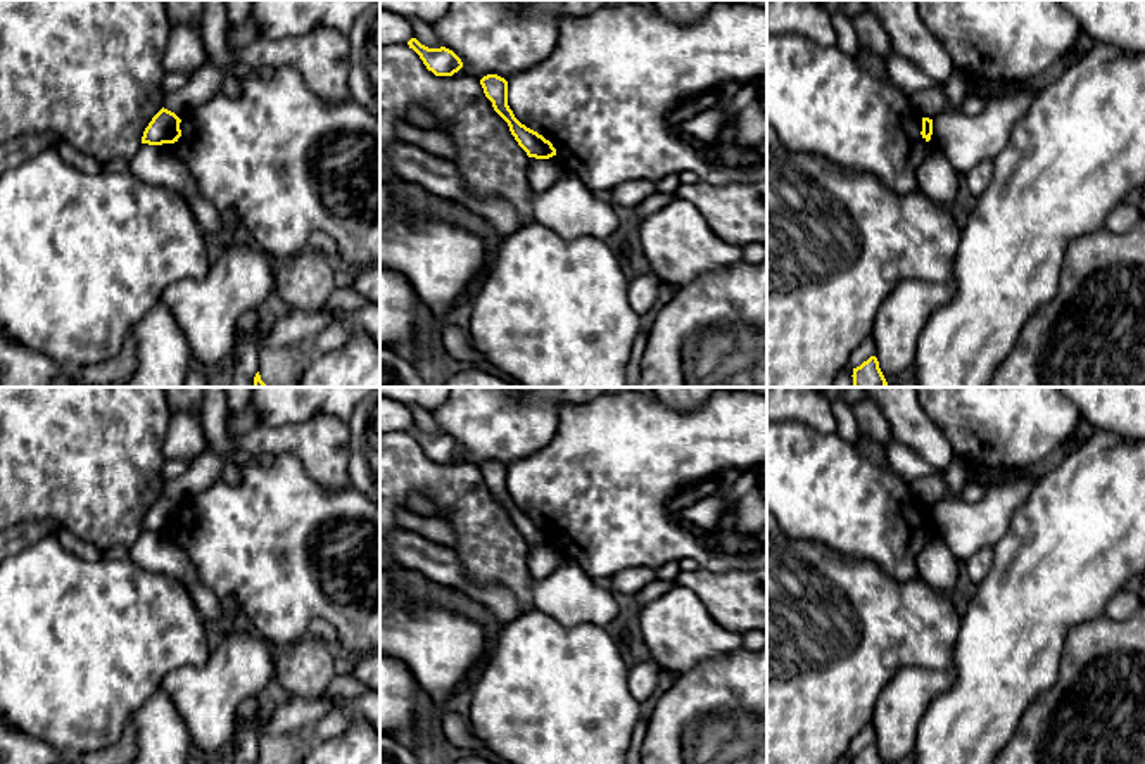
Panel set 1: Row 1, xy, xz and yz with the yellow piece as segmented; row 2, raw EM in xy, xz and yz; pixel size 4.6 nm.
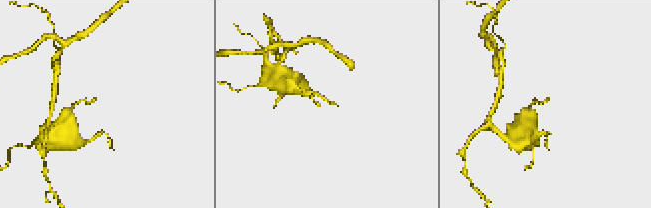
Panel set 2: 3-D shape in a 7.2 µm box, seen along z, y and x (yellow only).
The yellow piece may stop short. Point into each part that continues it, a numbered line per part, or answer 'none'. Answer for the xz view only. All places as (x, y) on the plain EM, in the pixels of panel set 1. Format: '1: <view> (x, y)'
none

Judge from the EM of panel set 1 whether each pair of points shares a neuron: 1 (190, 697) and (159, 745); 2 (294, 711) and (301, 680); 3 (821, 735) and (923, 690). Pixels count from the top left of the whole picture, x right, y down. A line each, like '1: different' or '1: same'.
1: different
2: different
3: different

